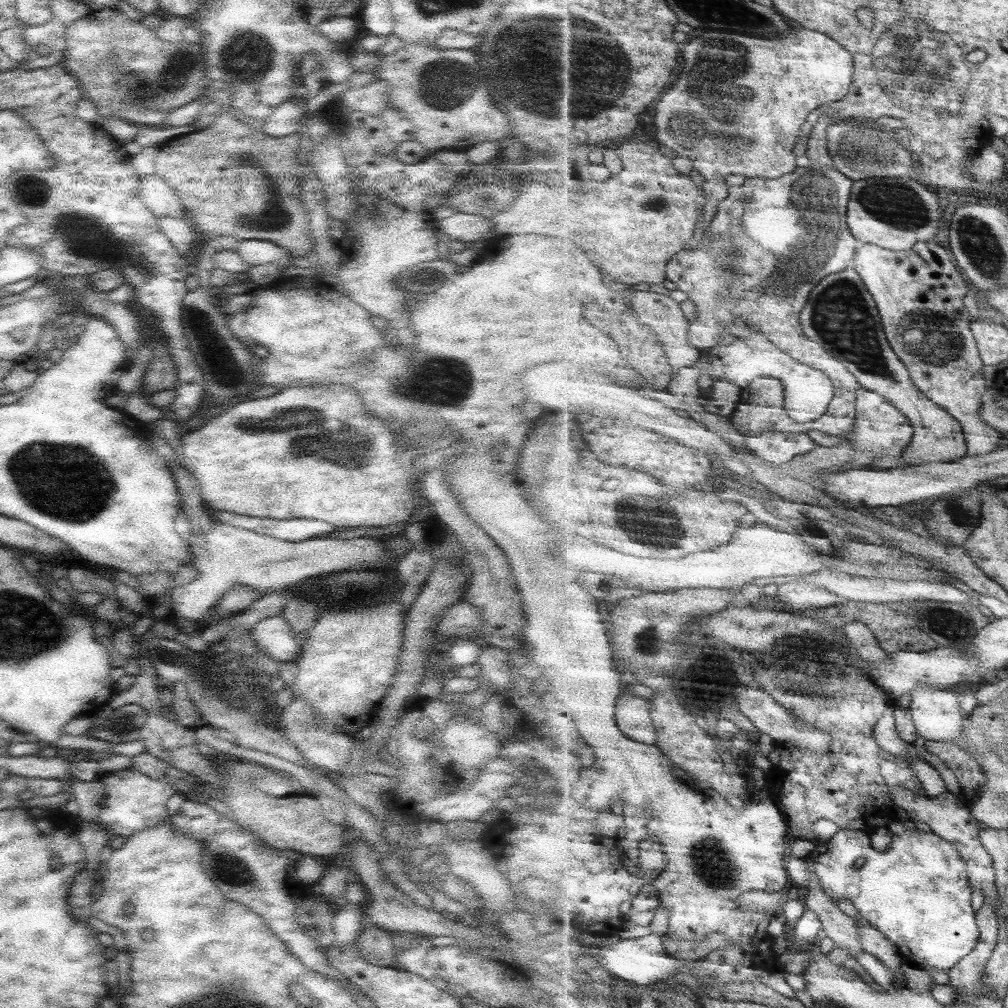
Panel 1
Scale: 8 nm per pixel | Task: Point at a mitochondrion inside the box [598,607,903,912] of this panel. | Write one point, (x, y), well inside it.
(712, 864)

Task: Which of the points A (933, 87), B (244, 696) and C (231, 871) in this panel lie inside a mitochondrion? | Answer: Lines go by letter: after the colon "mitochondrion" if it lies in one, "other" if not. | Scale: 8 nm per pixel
A: mitochondrion
B: mitochondrion
C: mitochondrion

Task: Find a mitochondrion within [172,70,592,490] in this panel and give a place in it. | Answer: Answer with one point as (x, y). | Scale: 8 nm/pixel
(344, 446)

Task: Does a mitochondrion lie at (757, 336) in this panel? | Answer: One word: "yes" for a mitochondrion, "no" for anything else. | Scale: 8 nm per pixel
no

